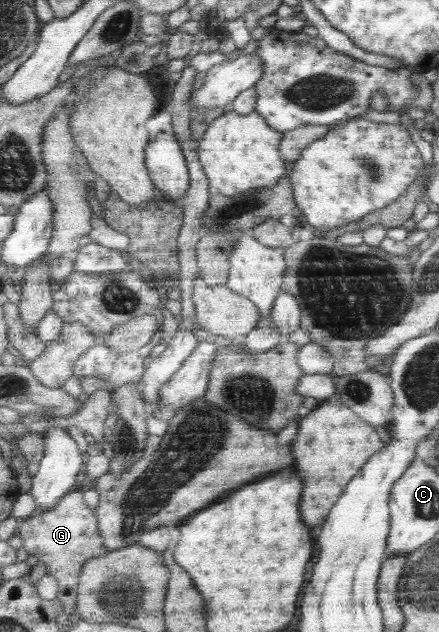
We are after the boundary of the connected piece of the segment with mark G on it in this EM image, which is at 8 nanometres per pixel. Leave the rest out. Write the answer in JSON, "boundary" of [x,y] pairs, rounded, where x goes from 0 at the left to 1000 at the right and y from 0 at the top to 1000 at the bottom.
{"boundary":[[[166,775],[139,791],[139,797],[112,809],[82,809],[64,821],[46,824],[39,843],[52,851],[52,864],[68,878],[82,880],[107,897],[107,905],[137,919],[134,949],[141,953],[144,968],[175,968],[180,962],[180,929],[185,908],[198,889],[212,883],[241,880],[248,866],[239,862],[239,850],[230,843],[228,824],[219,807],[200,802],[191,791],[191,777]]]}

